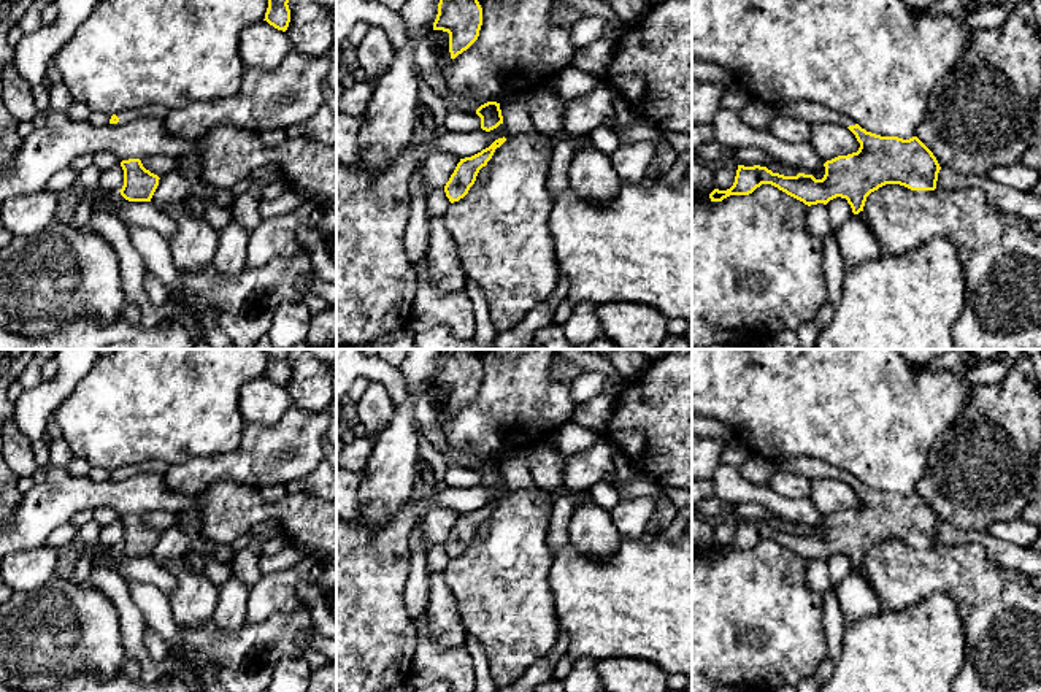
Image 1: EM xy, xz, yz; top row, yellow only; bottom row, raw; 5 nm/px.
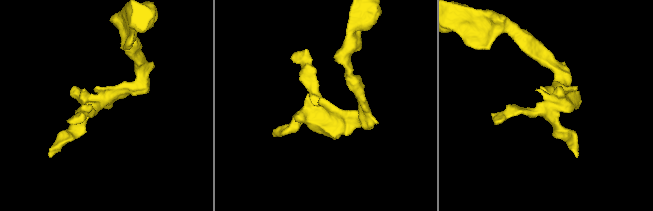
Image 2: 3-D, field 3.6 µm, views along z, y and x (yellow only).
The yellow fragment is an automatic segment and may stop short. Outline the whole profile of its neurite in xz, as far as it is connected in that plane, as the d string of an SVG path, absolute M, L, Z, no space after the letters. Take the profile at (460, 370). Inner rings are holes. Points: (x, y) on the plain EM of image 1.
M452 349L440 352L433 386L449 389L451 414L467 406L479 392L482 363L476 349Z

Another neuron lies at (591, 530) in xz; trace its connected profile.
M593 500L574 508L568 524L568 538L581 554L598 562L611 557L620 543L620 533L614 527L611 511Z

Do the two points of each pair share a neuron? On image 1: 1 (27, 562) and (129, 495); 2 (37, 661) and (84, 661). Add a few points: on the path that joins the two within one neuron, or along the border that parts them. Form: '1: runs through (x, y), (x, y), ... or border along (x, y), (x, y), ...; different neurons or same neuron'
1: border along (43, 543), (16, 553); different neurons
2: runs through (48, 661), (73, 661); same neuron

